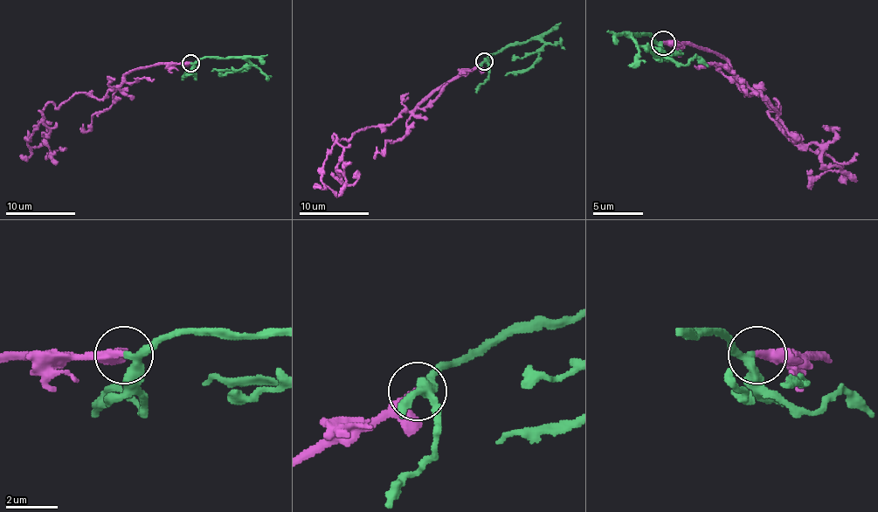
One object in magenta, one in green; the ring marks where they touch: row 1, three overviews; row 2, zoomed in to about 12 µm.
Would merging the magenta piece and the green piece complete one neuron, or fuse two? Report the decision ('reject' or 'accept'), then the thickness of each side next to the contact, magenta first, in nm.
accept; 320 nm thick on the magenta side, 280 nm on the other

